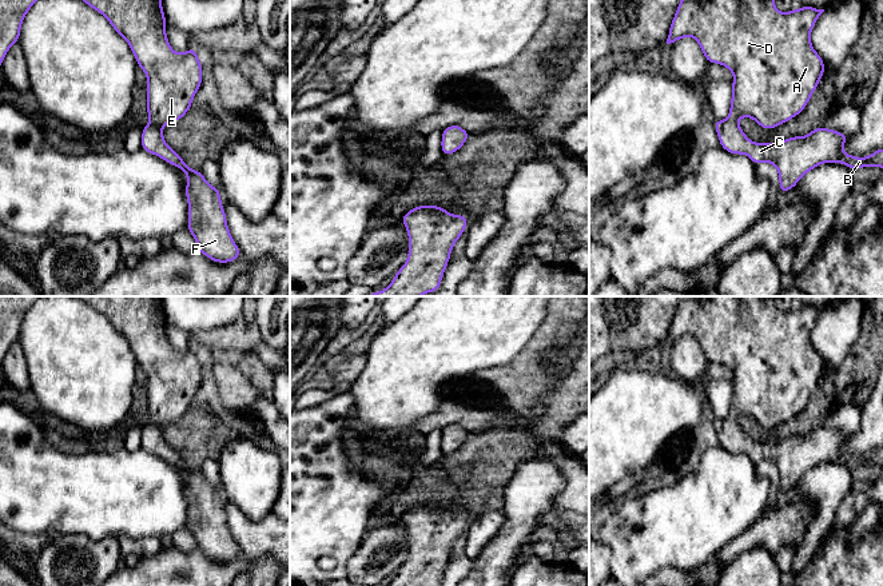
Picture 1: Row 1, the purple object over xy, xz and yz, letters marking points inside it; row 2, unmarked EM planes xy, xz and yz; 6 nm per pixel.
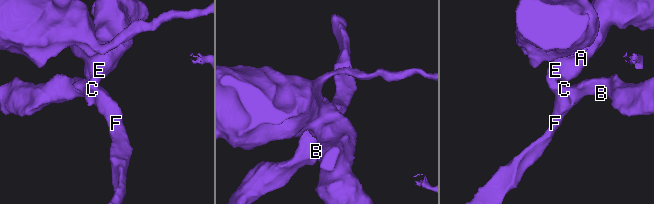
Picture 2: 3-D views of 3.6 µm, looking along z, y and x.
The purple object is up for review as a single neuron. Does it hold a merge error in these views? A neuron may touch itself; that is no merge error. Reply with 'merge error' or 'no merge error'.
no merge error

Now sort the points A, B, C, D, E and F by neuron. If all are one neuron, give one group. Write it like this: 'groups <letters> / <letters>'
groups A B C D E F

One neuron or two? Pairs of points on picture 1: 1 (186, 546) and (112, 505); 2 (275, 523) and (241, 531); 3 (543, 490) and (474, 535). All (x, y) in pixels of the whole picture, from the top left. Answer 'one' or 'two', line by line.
1: two
2: one
3: two

